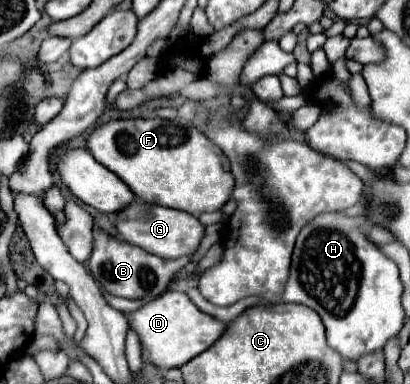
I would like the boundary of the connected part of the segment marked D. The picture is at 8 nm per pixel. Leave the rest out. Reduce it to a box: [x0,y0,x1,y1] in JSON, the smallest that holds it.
[125,292,225,368]

